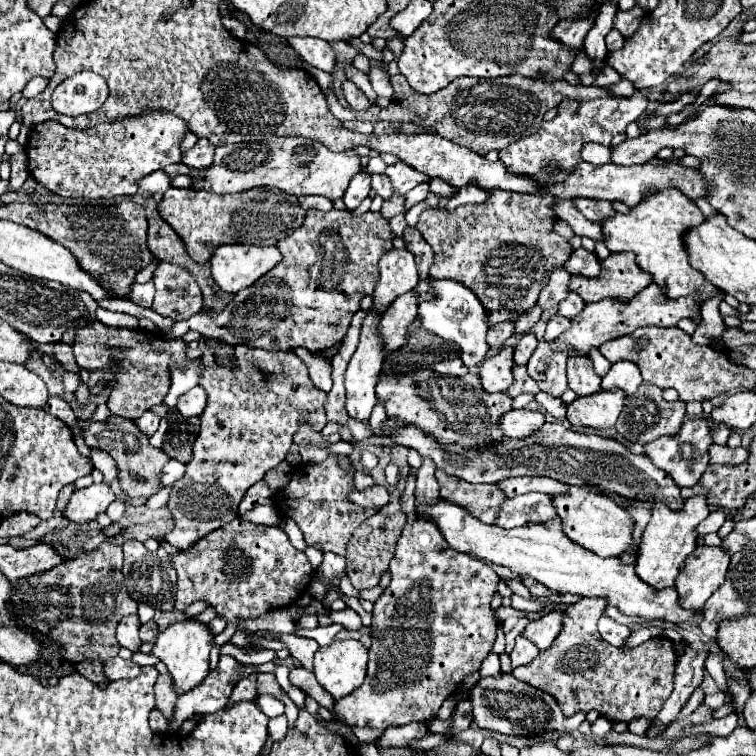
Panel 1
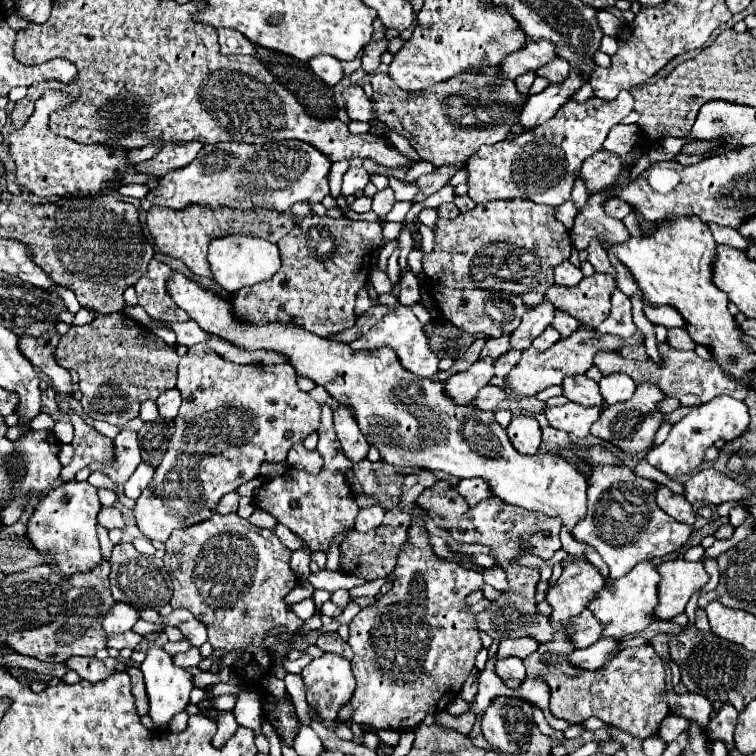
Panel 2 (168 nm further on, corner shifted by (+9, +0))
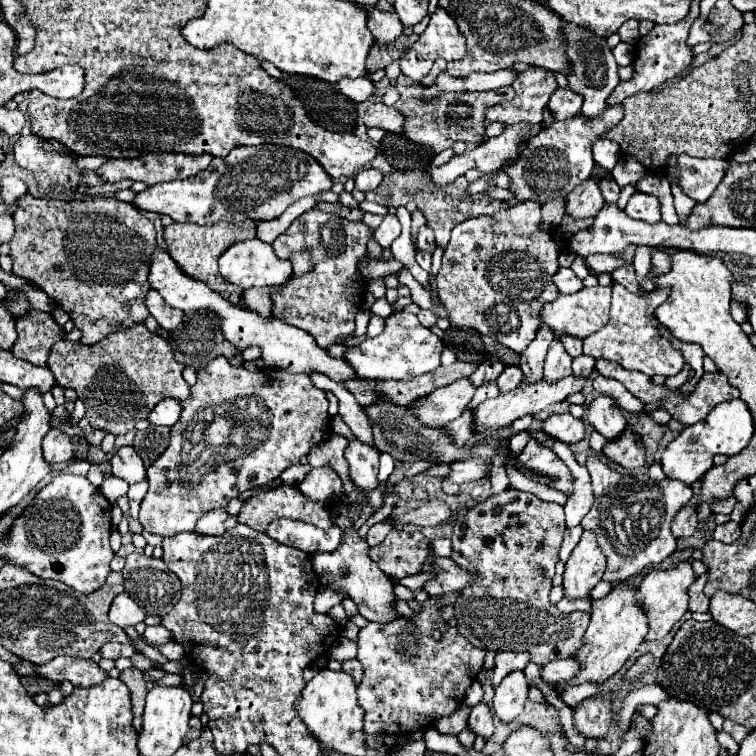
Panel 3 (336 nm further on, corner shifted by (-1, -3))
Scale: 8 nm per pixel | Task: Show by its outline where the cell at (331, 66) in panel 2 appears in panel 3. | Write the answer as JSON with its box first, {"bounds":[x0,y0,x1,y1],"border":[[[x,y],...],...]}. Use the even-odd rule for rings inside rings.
{"bounds":[337,77,375,103],"border":[[[369,77],[341,79],[341,81],[337,83],[337,87],[339,87],[339,91],[341,91],[345,97],[349,97],[349,99],[355,101],[355,103],[363,103],[363,101],[367,101],[367,99],[375,93],[375,85],[373,85],[373,81],[371,81]]]}

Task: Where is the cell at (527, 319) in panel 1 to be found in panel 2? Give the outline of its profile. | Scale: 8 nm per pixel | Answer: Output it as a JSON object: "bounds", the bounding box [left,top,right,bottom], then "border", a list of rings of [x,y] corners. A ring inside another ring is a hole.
{"bounds":[481,332,511,360],"border":[[[507,332],[499,338],[489,338],[483,352],[481,352],[481,358],[491,356],[493,360],[497,360],[501,354],[505,354],[509,350],[509,340],[511,340],[511,334],[507,334]]]}

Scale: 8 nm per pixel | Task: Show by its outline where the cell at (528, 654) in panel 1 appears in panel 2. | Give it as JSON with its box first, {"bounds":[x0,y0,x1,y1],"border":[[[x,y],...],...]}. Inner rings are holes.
{"bounds":[495,656,525,682],"border":[[[515,656],[501,658],[501,660],[497,660],[495,668],[497,668],[497,674],[499,674],[501,680],[515,678],[515,680],[523,682],[523,678],[525,678],[525,666],[523,666],[521,658],[515,658]]]}

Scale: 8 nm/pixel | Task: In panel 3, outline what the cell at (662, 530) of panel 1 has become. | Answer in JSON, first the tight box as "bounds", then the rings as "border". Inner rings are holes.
{"bounds":[557,583,647,689],"border":[[[623,583],[615,585],[605,599],[593,601],[593,615],[591,623],[583,635],[583,645],[571,657],[579,663],[579,673],[565,683],[557,683],[557,689],[565,685],[581,685],[581,683],[603,683],[613,677],[625,661],[635,653],[639,643],[647,635],[647,619],[641,615],[639,605],[635,603],[635,587],[625,587]]]}

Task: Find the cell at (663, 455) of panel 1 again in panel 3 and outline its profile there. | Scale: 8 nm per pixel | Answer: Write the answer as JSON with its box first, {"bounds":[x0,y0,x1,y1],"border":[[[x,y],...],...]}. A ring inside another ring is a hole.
{"bounds":[661,399,753,485],"border":[[[733,399],[727,403],[721,403],[711,411],[711,415],[695,425],[685,427],[675,441],[667,445],[661,457],[661,467],[669,479],[679,479],[687,485],[693,485],[703,473],[707,473],[713,467],[715,455],[737,455],[741,449],[747,447],[749,439],[753,437],[753,419],[747,411],[747,405],[741,399]]]}

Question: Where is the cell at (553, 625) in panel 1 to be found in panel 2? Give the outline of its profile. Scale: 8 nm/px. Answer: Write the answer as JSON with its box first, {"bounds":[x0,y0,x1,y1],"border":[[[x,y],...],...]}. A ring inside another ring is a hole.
{"bounds":[497,638,539,658],"border":[[[505,638],[499,644],[497,650],[497,658],[505,658],[505,656],[517,656],[517,658],[527,658],[529,654],[533,654],[539,648],[535,638]]]}

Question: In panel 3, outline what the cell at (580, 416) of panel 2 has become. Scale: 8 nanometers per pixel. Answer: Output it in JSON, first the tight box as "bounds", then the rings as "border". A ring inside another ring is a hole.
{"bounds":[541,413,585,443],"border":[[[571,413],[551,415],[547,421],[543,421],[541,427],[549,437],[563,441],[563,443],[577,443],[585,437],[585,425],[581,419],[575,419]]]}

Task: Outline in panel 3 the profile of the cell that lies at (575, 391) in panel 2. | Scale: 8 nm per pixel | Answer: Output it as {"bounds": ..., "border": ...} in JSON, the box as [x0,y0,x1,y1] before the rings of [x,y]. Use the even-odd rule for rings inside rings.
{"bounds":[587,395,627,441],"border":[[[605,395],[597,397],[589,405],[587,419],[593,425],[593,429],[599,431],[607,441],[619,439],[627,427],[627,421],[625,421],[621,409],[617,409],[615,401],[611,397],[605,397]]]}

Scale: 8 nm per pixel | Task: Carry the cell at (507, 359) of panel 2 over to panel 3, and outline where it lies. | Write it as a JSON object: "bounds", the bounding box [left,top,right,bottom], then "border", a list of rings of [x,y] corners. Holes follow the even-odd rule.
{"bounds":[497,367,523,393],"border":[[[505,367],[505,371],[497,377],[499,393],[509,393],[509,391],[513,391],[515,387],[519,387],[521,375],[523,375],[523,373],[519,371],[519,367]]]}

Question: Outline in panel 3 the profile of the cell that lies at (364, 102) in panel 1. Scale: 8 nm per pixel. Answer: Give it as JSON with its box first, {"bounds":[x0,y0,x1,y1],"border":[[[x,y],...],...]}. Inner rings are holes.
{"bounds":[365,103,405,133],"border":[[[373,103],[365,113],[367,127],[381,127],[389,133],[403,133],[403,121],[405,117],[395,107],[387,107],[385,103]]]}

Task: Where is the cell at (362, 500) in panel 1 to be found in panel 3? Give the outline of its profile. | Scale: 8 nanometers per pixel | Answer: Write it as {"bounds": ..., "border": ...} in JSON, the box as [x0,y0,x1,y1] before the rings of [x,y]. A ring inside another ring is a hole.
{"bounds":[365,523,393,547],"border":[[[377,523],[377,525],[373,525],[373,527],[369,529],[367,537],[365,537],[367,545],[369,545],[369,547],[379,545],[379,543],[387,537],[387,533],[389,533],[391,529],[393,529],[393,527],[391,527],[391,523]]]}

